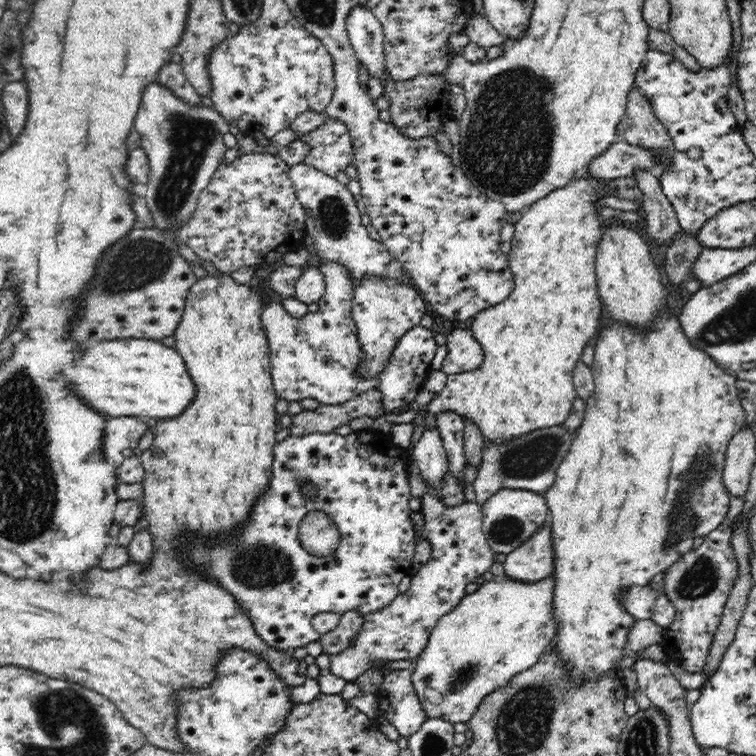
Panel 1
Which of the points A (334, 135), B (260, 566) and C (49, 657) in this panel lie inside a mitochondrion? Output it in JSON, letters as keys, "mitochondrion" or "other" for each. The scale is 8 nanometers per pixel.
{"A":"other","B":"mitochondrion","C":"other"}

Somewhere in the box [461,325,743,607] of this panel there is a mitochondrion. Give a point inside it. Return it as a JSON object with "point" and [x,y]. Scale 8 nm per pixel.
{"point":[683,517]}

